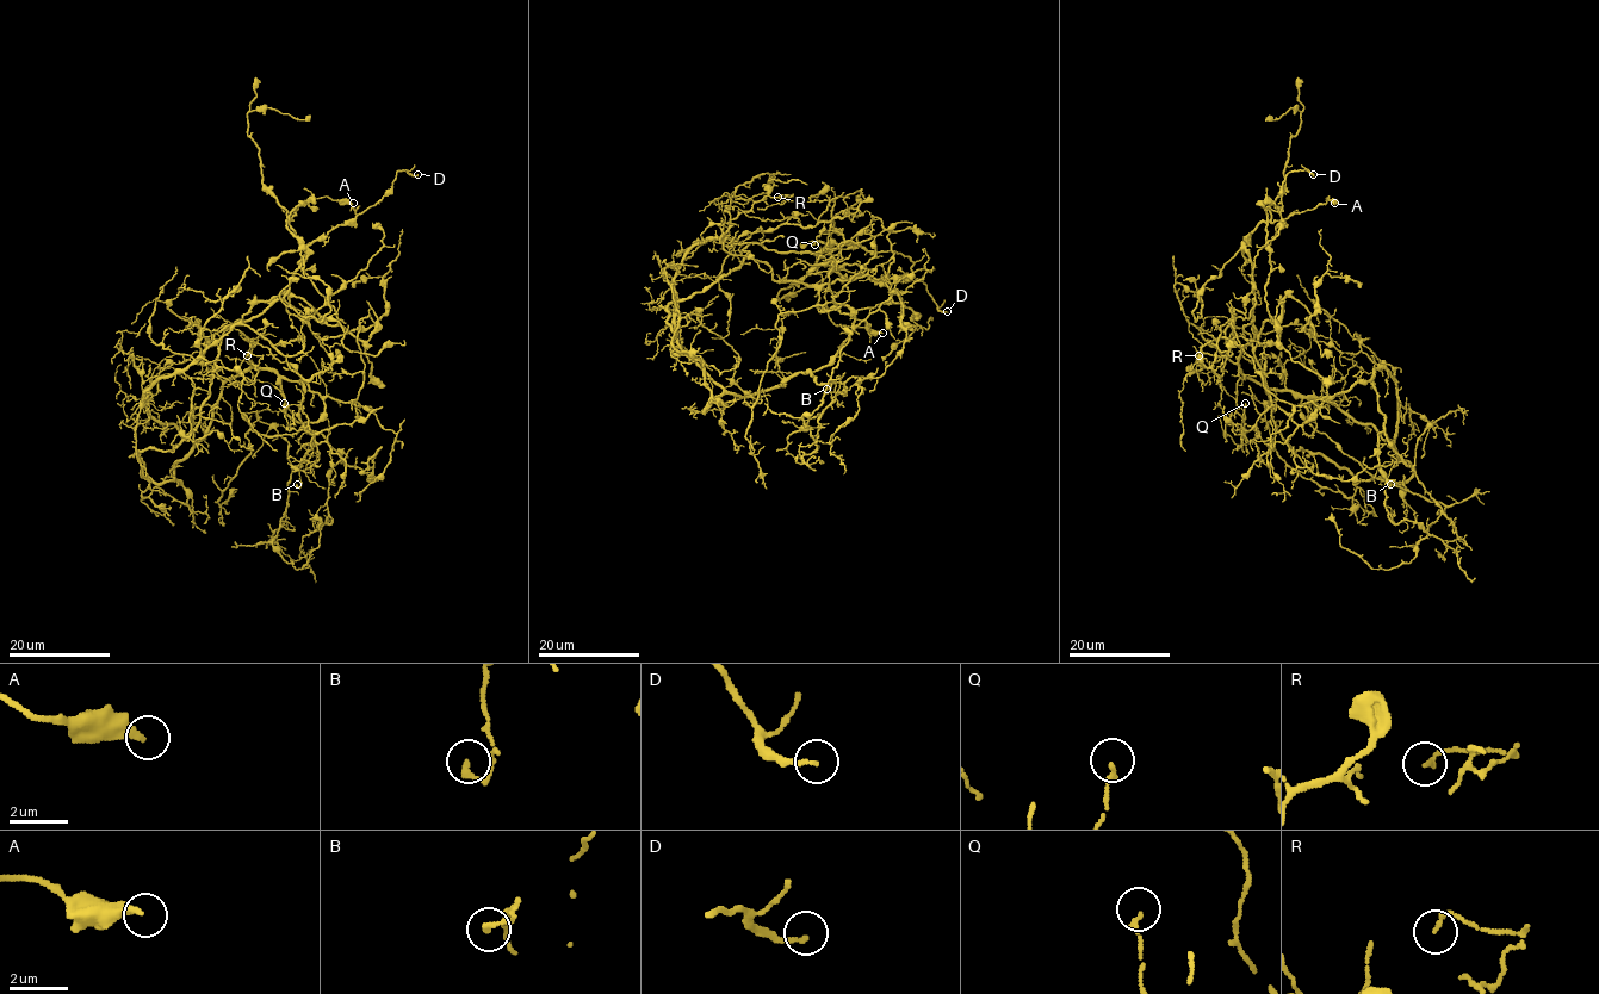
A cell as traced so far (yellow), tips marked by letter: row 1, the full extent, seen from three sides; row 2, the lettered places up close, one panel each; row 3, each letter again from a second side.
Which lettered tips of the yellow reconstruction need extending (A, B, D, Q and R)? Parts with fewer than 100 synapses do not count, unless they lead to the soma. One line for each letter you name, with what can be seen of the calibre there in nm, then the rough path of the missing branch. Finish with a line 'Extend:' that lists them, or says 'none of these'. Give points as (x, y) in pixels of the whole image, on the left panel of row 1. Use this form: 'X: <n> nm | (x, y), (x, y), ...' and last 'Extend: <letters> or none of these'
Extend: none of these

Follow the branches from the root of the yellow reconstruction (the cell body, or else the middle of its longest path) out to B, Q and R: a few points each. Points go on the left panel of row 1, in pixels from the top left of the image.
B: (173, 478), (221, 387), (260, 367), (279, 377), (285, 412), (314, 433), (297, 484)
Q: (173, 478), (228, 380), (303, 380), (324, 407), (303, 424), (299, 405), (314, 434), (286, 428), (284, 403)
R: (173, 478), (142, 496), (149, 484), (136, 457), (143, 393), (200, 356), (252, 381), (262, 356), (247, 355)

